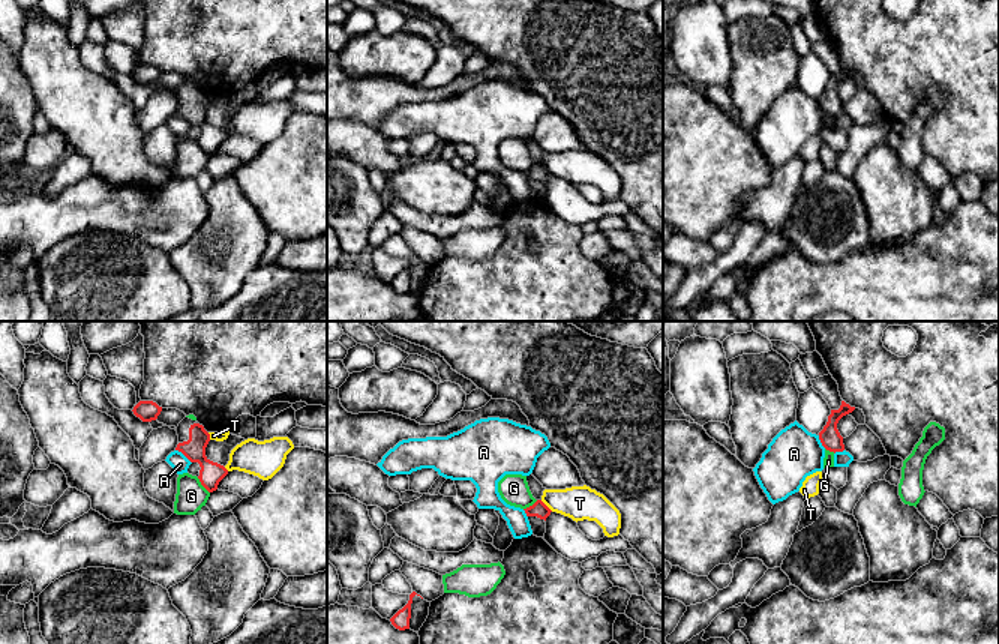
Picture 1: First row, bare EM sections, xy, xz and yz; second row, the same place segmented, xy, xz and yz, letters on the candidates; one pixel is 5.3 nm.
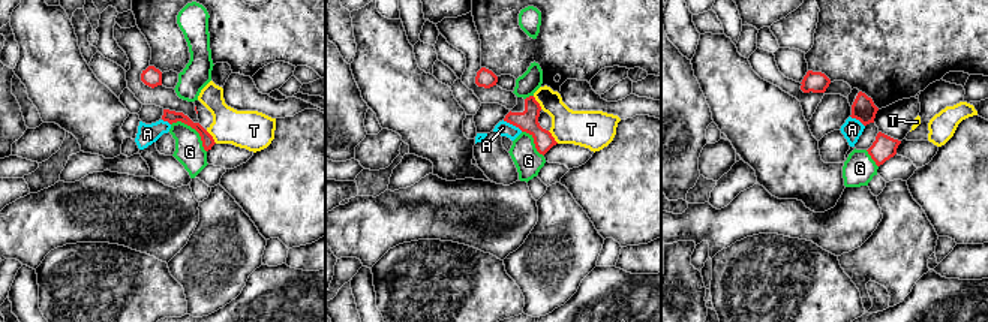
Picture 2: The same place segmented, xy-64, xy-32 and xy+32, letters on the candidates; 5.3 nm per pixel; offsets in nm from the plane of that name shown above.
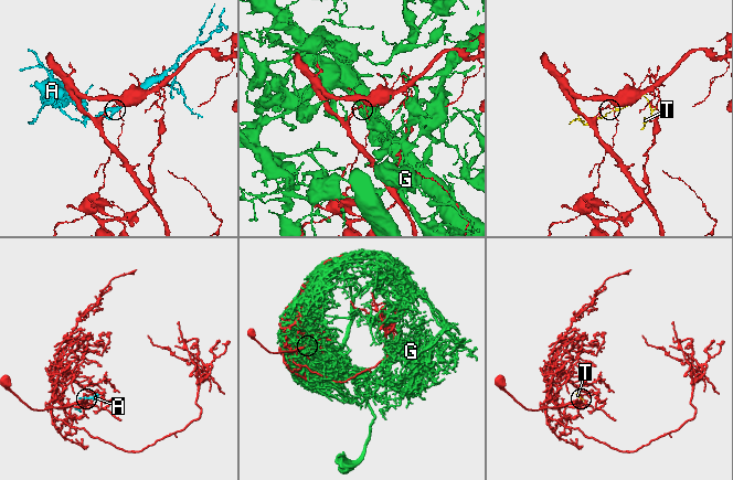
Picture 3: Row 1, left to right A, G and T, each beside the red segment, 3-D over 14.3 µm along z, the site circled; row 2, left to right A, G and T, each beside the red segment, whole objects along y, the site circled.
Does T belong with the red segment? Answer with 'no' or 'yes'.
no

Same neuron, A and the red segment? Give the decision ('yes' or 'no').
no

